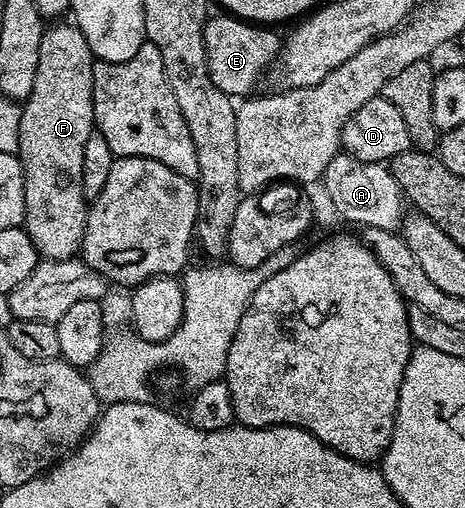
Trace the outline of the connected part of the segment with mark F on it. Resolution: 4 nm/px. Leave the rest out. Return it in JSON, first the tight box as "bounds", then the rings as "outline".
{"bounds":[16,23,95,261],"outline":[[[54,23],[51,27],[43,28],[40,39],[40,63],[36,63],[36,80],[32,82],[32,91],[26,96],[24,104],[21,106],[21,117],[19,119],[19,141],[16,150],[18,157],[22,160],[22,170],[24,171],[24,203],[26,204],[26,219],[24,228],[26,234],[32,239],[36,247],[39,258],[47,261],[63,261],[69,257],[74,257],[82,248],[84,231],[86,230],[86,215],[88,212],[88,199],[84,195],[82,186],[82,172],[84,171],[84,143],[88,143],[88,135],[95,132],[94,123],[94,66],[95,55],[88,47],[88,39],[78,30],[73,23]]]}

